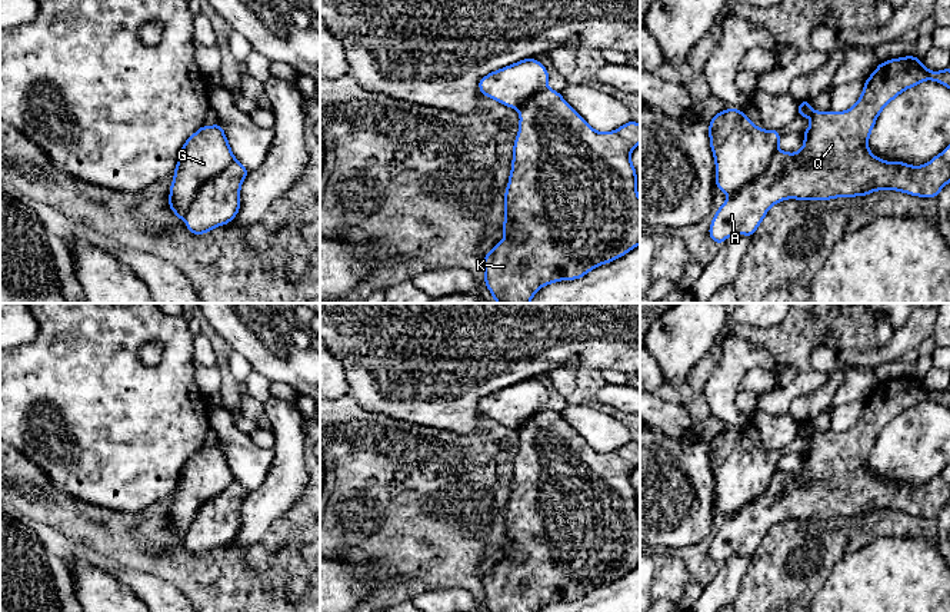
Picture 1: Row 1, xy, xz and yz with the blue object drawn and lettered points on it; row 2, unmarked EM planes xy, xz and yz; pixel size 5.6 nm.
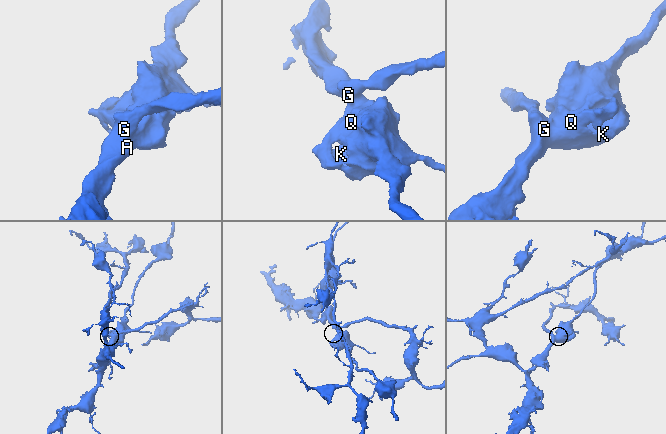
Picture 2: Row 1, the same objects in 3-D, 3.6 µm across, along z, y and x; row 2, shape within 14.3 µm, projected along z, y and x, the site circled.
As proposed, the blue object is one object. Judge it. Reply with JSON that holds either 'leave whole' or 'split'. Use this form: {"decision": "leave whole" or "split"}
{"decision": "split"}

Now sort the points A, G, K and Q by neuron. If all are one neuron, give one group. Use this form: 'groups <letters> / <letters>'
groups A K Q / G

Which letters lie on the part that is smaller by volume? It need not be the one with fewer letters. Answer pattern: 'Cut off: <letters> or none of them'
Cut off: A, K, Q

